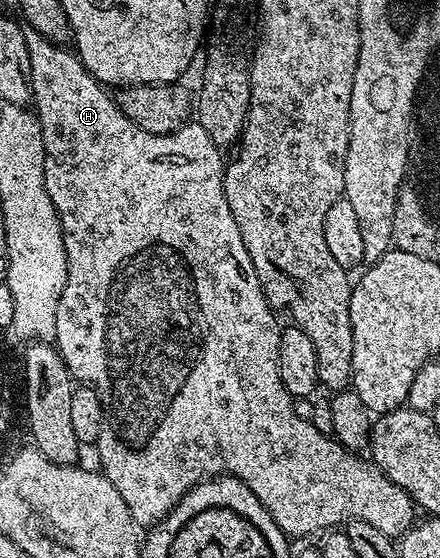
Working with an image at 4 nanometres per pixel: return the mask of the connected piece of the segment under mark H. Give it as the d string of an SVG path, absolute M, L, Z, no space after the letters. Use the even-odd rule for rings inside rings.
M32 31L28 33L28 50L34 85L38 90L34 97L34 112L40 120L44 144L44 186L60 220L68 264L66 287L56 312L54 344L73 378L95 389L102 399L104 426L94 446L95 452L100 452L99 468L104 477L114 483L118 495L122 495L122 503L130 507L130 515L136 520L137 526L151 527L163 521L164 516L180 502L180 498L185 497L209 475L227 475L237 477L246 483L246 487L250 487L250 491L254 491L262 507L270 511L274 523L278 523L280 530L289 538L308 537L319 529L331 530L339 526L336 525L339 521L365 521L370 523L370 527L378 527L382 535L393 539L402 538L417 520L412 498L406 491L402 491L402 487L398 487L398 483L390 483L388 476L371 460L364 458L363 461L359 452L341 445L335 436L318 431L311 420L299 418L294 411L294 398L288 394L286 387L282 387L282 375L278 375L278 343L282 325L276 322L272 314L275 313L273 306L269 305L258 283L250 251L246 251L246 243L242 243L242 235L238 231L238 223L234 223L230 203L226 203L226 161L220 158L221 146L216 145L210 135L206 135L199 123L189 123L172 133L142 131L142 127L134 125L130 119L126 119L126 115L122 115L113 94L89 75L71 48L56 45L42 34Z

